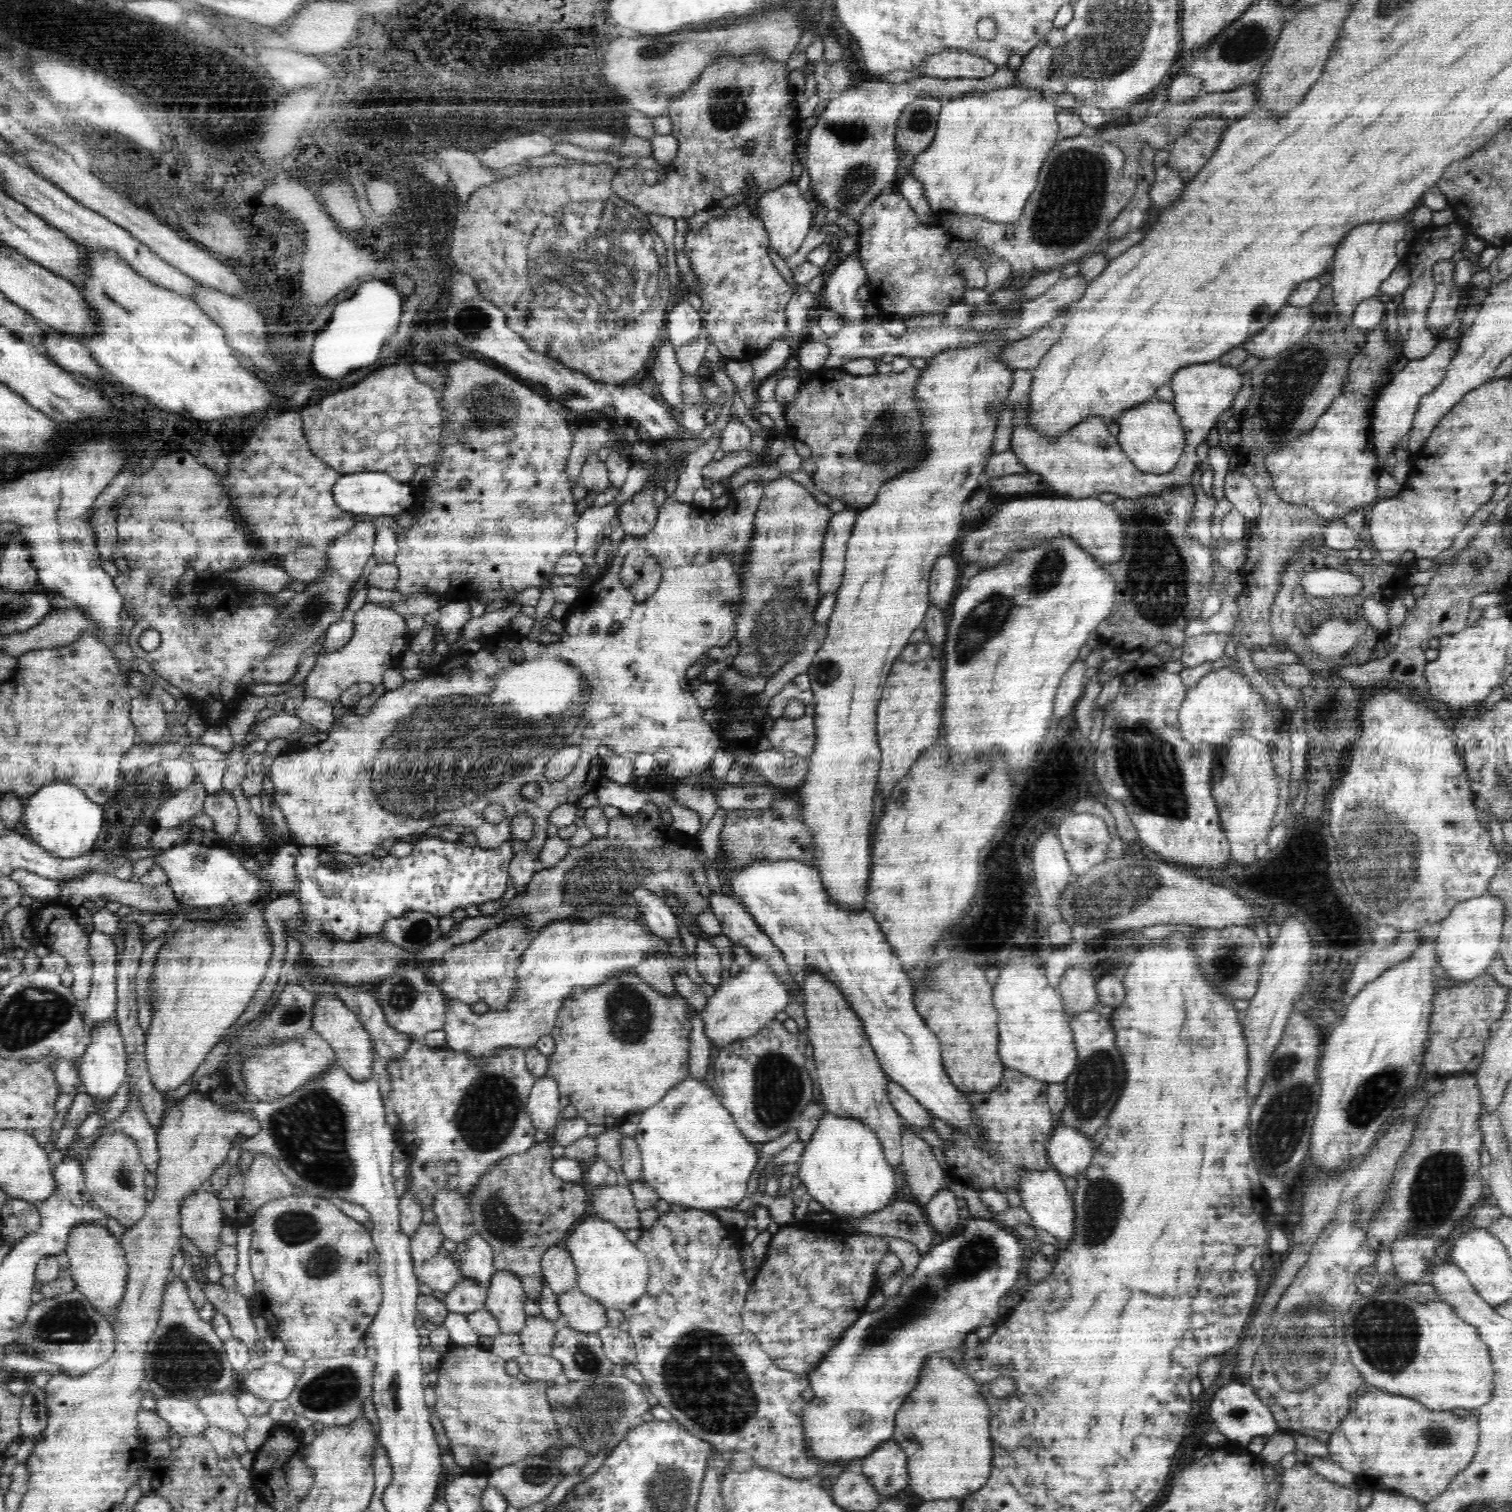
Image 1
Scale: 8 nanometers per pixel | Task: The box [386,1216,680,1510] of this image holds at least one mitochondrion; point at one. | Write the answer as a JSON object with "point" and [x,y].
{"point":[592,1411]}

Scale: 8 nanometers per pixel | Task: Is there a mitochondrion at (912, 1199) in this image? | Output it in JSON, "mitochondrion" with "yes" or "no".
{"mitochondrion":"no"}

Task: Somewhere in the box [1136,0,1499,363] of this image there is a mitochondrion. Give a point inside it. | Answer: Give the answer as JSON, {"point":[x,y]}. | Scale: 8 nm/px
{"point":[1249,41]}

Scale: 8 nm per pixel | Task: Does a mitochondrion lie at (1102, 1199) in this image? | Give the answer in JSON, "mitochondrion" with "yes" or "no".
{"mitochondrion":"yes"}

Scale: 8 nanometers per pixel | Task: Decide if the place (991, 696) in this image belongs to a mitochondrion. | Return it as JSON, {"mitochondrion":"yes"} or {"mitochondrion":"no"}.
{"mitochondrion":"no"}

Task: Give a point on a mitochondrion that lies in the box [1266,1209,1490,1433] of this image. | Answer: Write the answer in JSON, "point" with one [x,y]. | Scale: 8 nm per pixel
{"point":[1387,1336]}

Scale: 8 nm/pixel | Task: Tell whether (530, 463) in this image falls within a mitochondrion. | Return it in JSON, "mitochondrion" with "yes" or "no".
{"mitochondrion":"no"}

